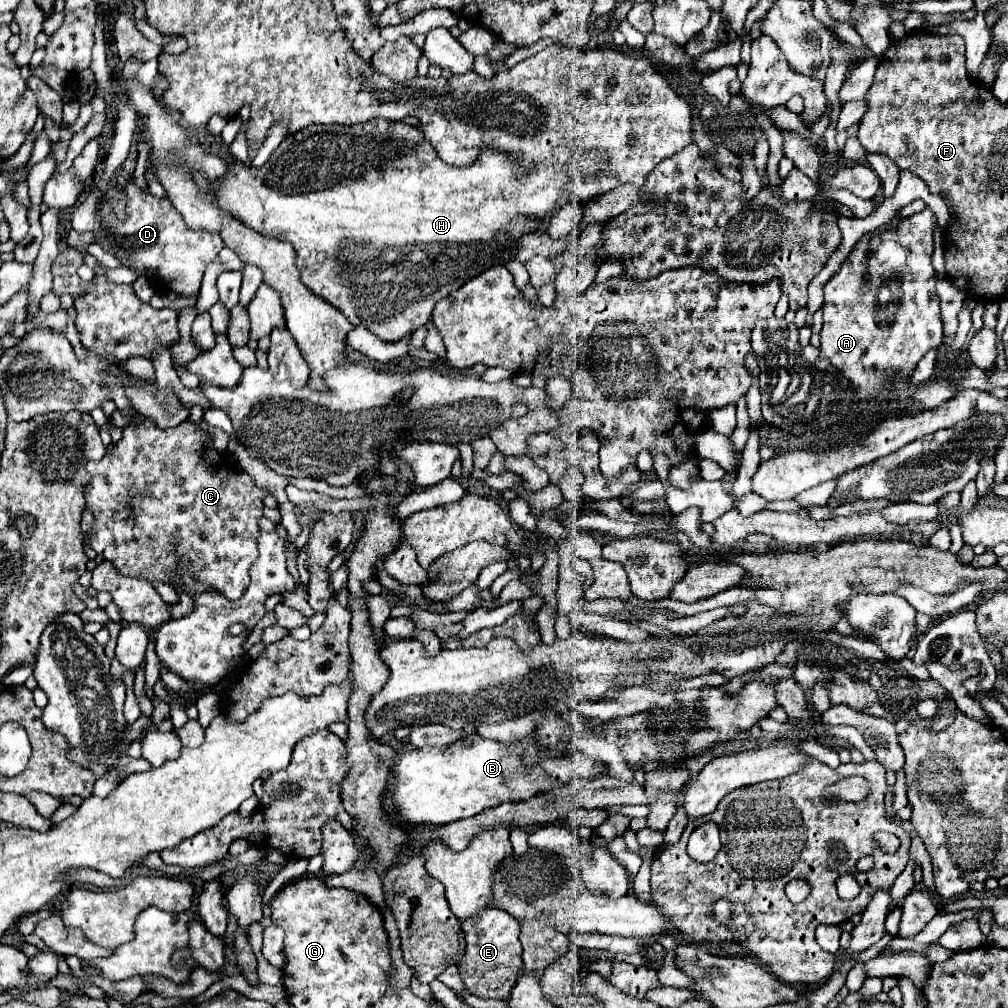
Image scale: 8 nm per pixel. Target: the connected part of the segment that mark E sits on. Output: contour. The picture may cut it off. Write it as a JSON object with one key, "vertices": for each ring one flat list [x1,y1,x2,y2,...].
{"vertices":[[491,907,483,909,477,921,469,921,469,925,463,925,467,953,463,955,457,967,467,993,477,995,481,999,501,999,501,1001,509,999,509,993,517,983,523,965,519,929,521,923,517,919,513,919,509,913,503,913,501,909]]}

